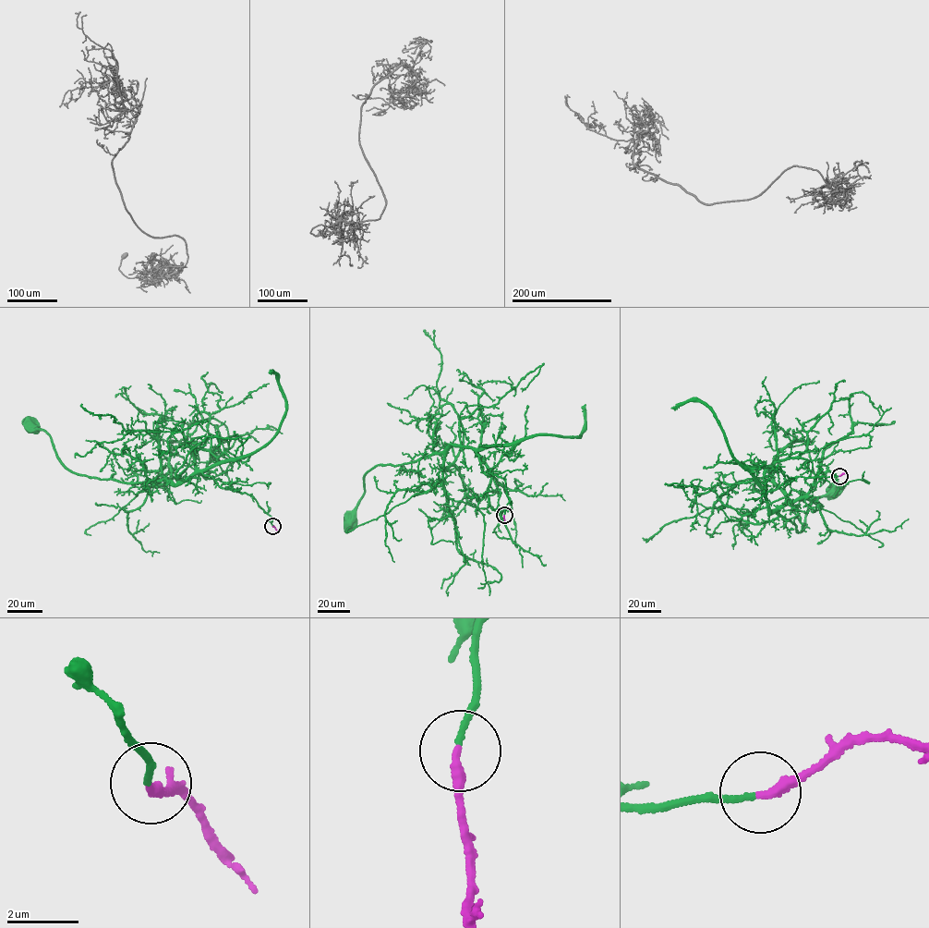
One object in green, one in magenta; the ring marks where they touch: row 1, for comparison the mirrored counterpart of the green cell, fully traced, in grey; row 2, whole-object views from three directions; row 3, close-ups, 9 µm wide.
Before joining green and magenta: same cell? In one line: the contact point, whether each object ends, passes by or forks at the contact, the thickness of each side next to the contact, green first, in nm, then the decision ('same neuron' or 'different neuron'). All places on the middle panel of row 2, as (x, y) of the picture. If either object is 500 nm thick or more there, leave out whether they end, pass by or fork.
(504, 515) | green ends | magenta ends | 150/280 nm | same neuron

